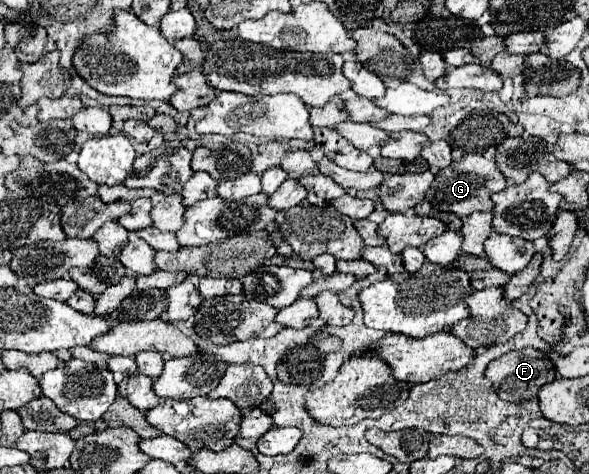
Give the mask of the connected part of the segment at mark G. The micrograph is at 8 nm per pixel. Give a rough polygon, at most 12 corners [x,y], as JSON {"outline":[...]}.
{"outline":[[467,153],[435,175],[435,211],[467,217],[493,209],[507,181],[495,161]]}

